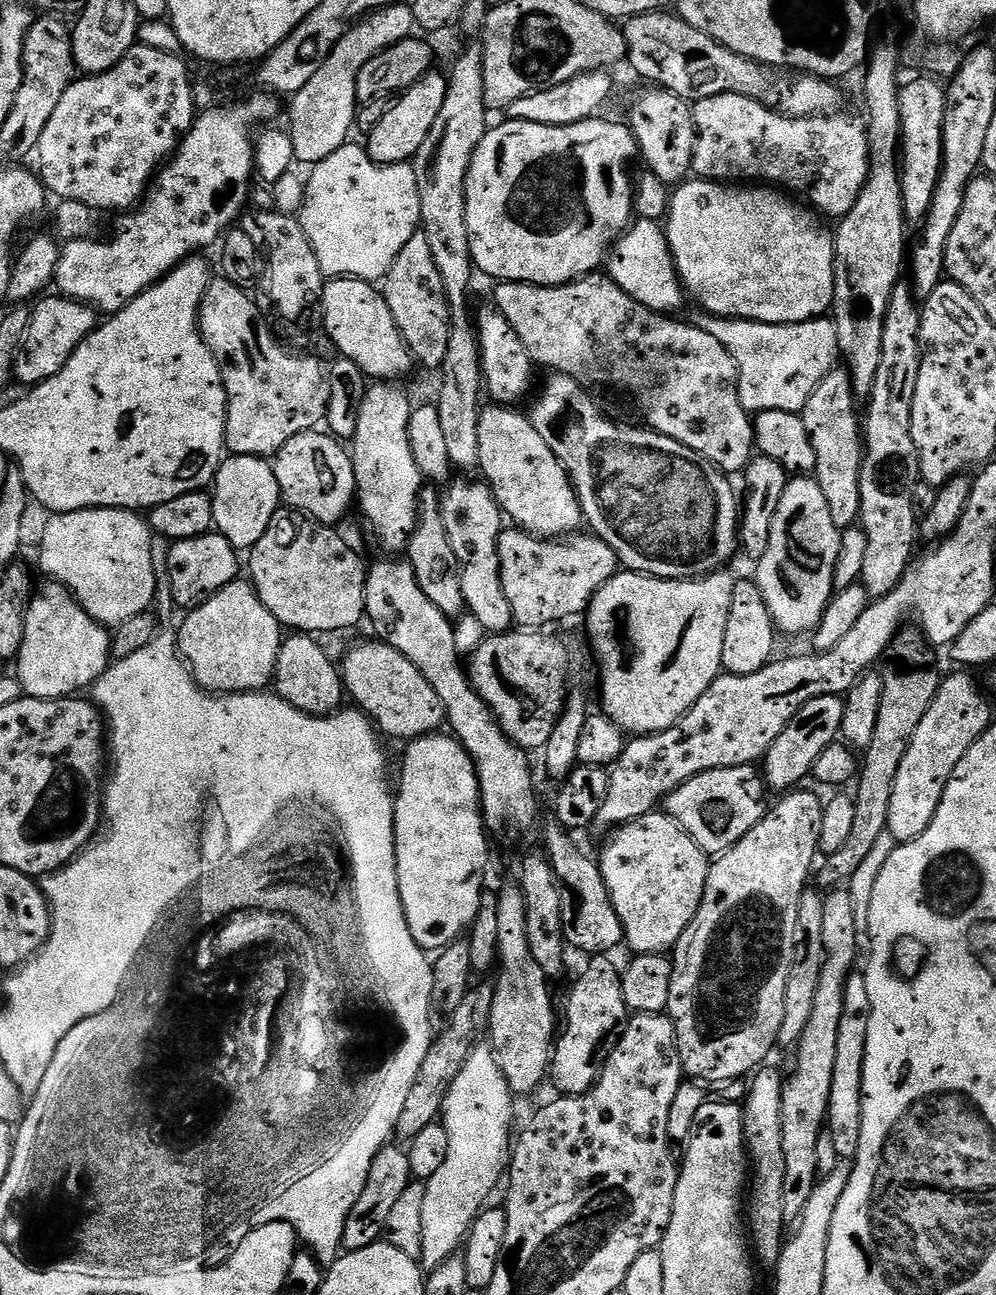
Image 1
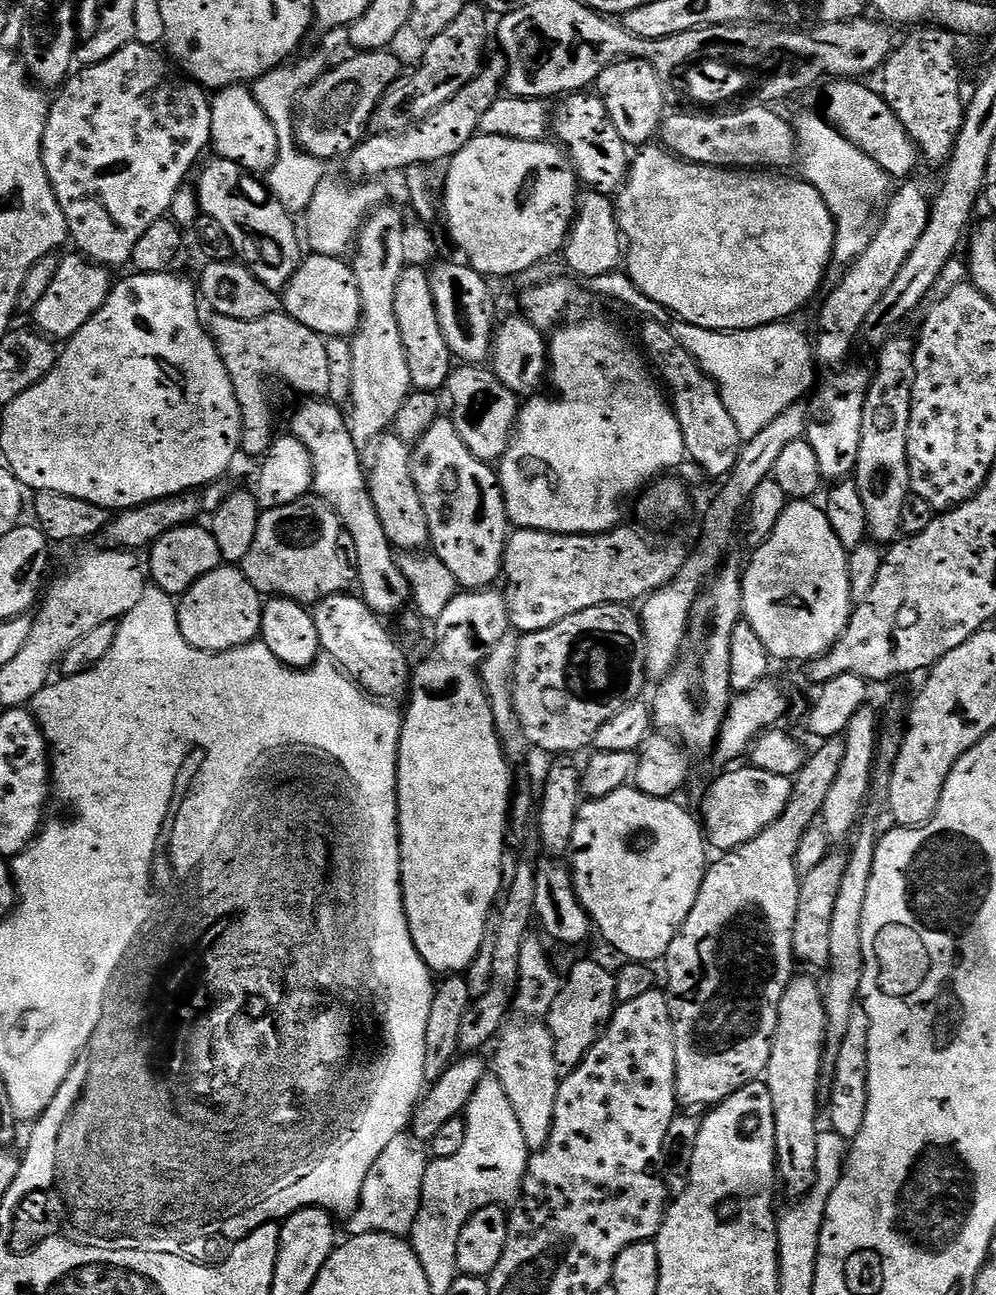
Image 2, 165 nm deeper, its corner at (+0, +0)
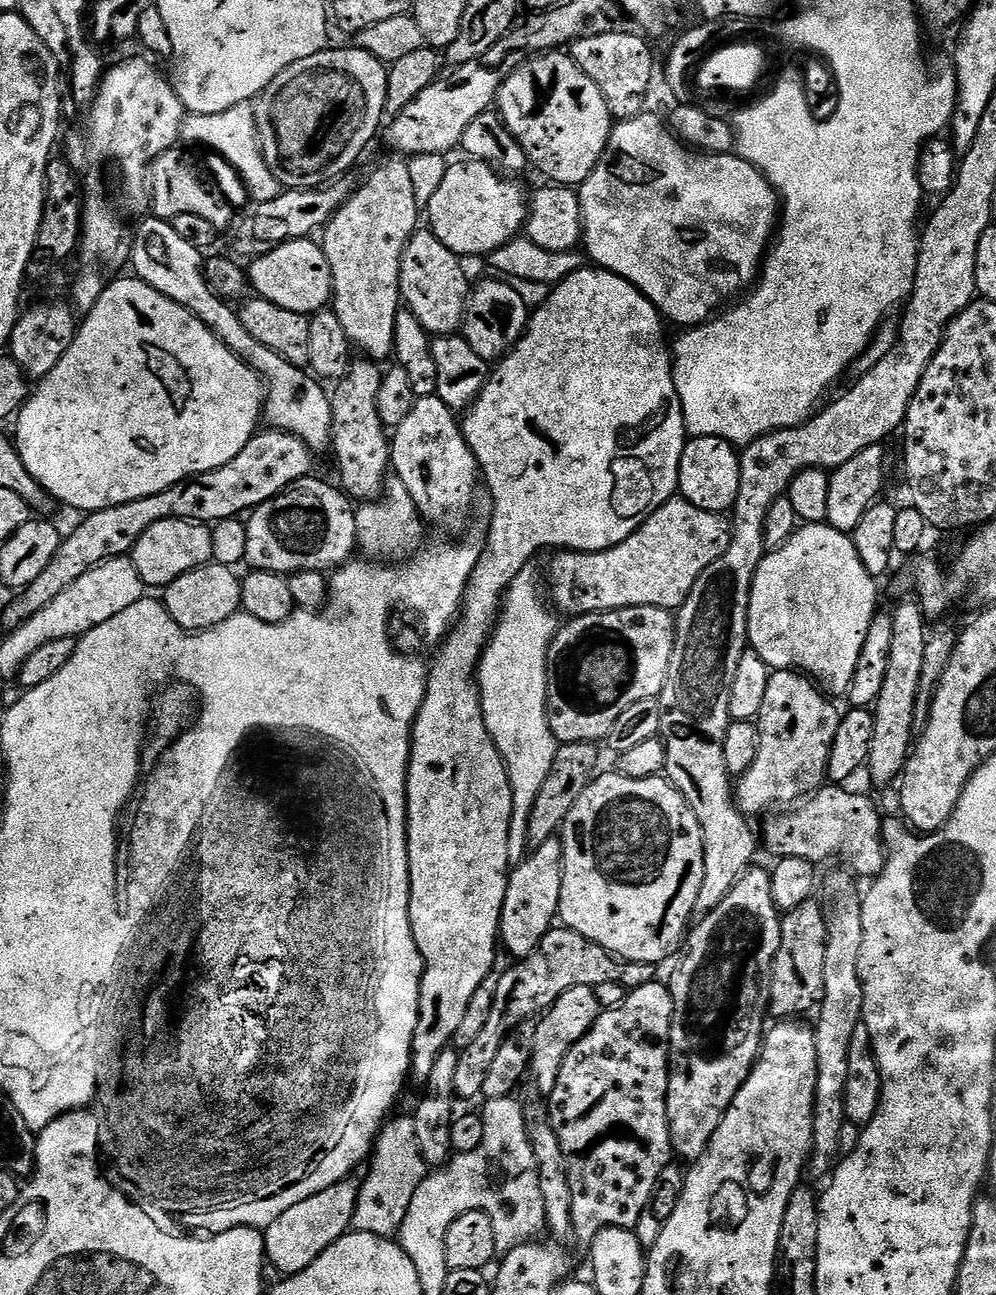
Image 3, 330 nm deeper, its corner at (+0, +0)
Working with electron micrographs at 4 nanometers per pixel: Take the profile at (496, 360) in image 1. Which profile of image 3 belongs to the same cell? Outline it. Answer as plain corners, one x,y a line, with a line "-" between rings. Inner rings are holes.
418,230
408,239
400,263
400,294
407,311
422,322
433,337
451,336
461,331
464,305
470,295
470,283
461,257
456,256
430,230

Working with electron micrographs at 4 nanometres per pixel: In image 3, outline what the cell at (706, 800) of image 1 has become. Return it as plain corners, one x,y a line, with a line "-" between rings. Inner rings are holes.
844,786
819,788
799,806
769,815
763,821
763,847
764,844
768,847
772,858
802,858
817,866
823,866
827,860
841,860
844,863
841,865
857,877
879,876
886,859
882,815
870,797
855,796
846,789

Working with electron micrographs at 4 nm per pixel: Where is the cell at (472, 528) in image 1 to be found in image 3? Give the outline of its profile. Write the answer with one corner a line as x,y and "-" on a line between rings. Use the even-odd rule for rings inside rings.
422,396
412,404
406,418
390,436
392,458
391,471
402,478
403,485
410,492
410,497
417,504
417,510
429,525
437,524
448,532
460,532
468,524
472,516
472,499
476,496
476,480
478,484
478,465
474,454
464,438
457,413
440,396

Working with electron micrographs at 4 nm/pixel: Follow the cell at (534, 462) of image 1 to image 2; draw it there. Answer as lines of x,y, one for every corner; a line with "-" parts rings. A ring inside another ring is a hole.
461,363
453,367
448,376
446,392
452,395
450,419
458,430
462,442
480,460
499,461
512,442
512,434
518,415
518,398
492,373
491,367

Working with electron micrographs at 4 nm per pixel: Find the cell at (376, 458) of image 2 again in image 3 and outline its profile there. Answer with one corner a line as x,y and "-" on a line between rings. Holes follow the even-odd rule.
356,358
348,365
348,372
333,387
336,389
331,389
330,392
332,401
330,452
331,455
336,455
336,468
340,471
339,487
356,502
379,500
383,482
390,471
392,458
390,436
376,405
381,379
382,368
379,363
367,358

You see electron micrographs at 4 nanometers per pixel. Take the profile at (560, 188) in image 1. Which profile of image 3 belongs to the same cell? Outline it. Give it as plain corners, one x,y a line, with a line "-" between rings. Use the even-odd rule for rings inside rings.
471,158
461,159
461,164
449,163
446,178
442,178
442,186
434,193
434,198
426,206
426,224
431,232
446,246
461,258
467,256
487,257
489,253
498,250
503,244
521,235
528,218
529,193
524,193
520,184
515,184
515,179
505,178
497,173
489,164

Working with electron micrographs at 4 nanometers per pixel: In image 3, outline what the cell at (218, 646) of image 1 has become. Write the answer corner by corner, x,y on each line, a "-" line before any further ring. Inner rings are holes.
213,562
190,570
182,574
182,578
170,582
162,592
162,603
170,618
174,618
174,622
178,622
178,626
188,632
205,632
208,628
218,626
226,618
235,616
242,608
242,580
239,575
236,577
232,572
235,571
229,565

